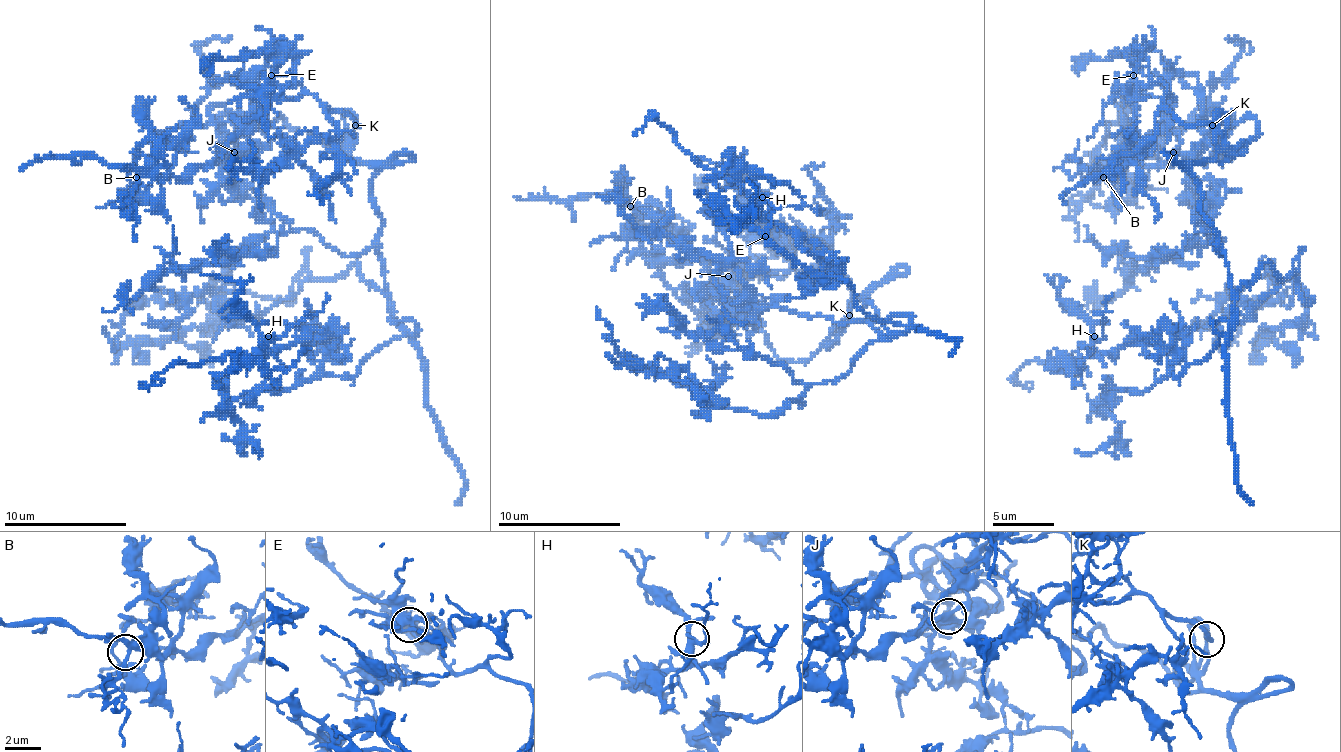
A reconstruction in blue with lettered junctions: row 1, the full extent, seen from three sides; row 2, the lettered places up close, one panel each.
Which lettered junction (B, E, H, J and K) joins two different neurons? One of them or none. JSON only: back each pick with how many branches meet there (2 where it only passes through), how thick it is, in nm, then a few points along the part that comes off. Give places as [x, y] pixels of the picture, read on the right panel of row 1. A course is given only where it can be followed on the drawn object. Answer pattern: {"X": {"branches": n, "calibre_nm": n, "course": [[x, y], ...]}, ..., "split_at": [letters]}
{"split_at": []}

